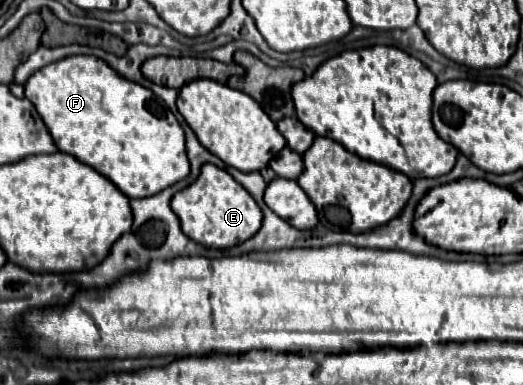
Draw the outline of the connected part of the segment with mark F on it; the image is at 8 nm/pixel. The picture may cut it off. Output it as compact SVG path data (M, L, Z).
M67 56L31 74L25 98L41 114L55 146L109 178L127 198L147 198L189 174L185 134L173 112L149 88L125 80L95 56Z

